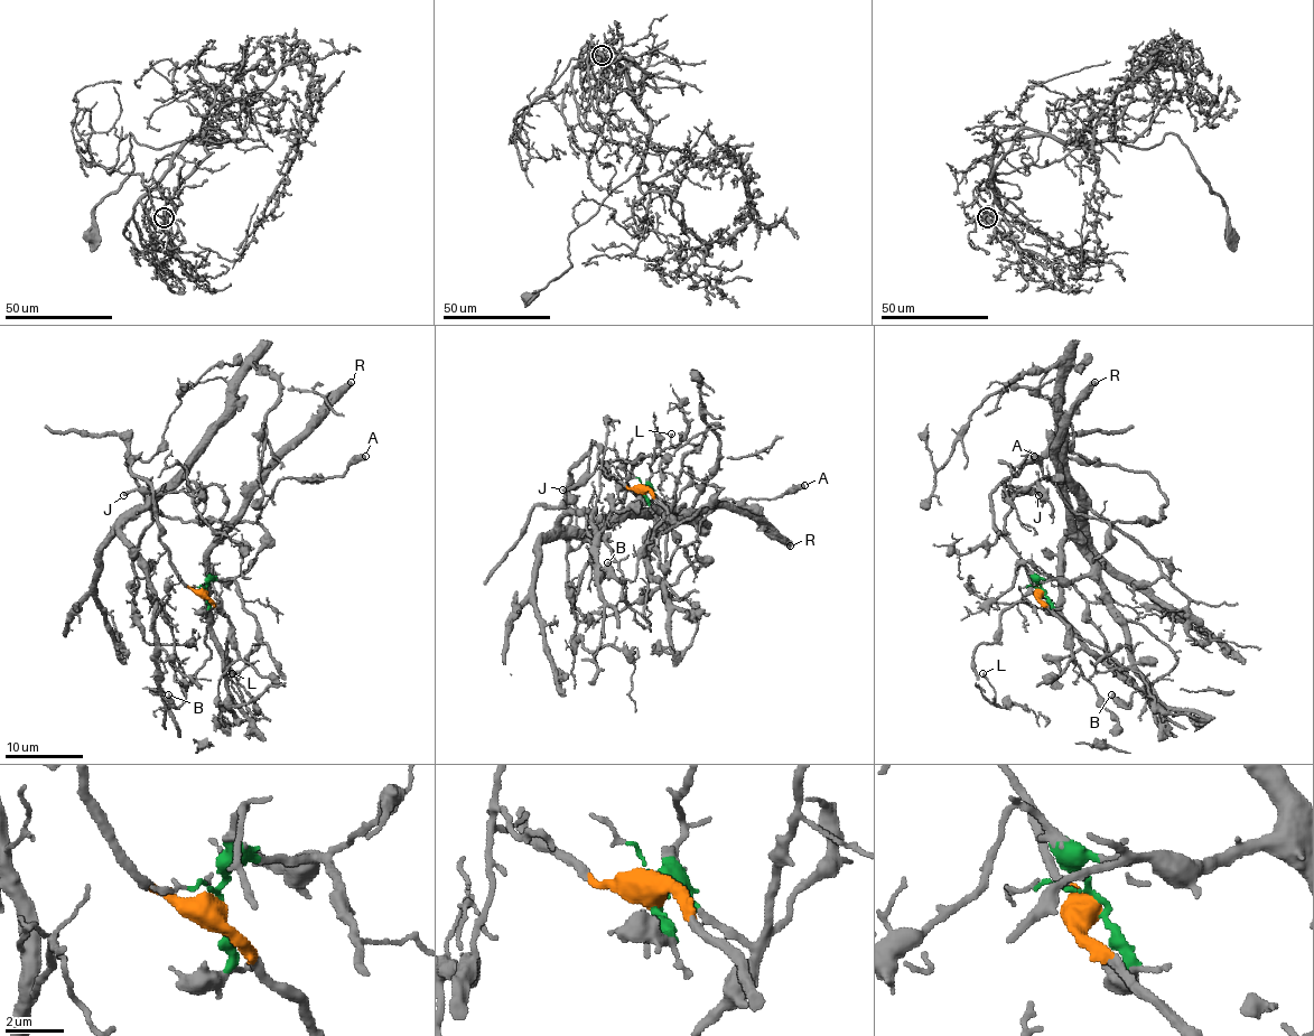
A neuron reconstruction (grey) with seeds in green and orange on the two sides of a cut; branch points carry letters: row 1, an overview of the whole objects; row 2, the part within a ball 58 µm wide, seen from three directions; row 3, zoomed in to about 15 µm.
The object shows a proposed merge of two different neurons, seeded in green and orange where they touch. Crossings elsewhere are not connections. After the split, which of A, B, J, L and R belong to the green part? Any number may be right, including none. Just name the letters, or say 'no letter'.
B, L, R

